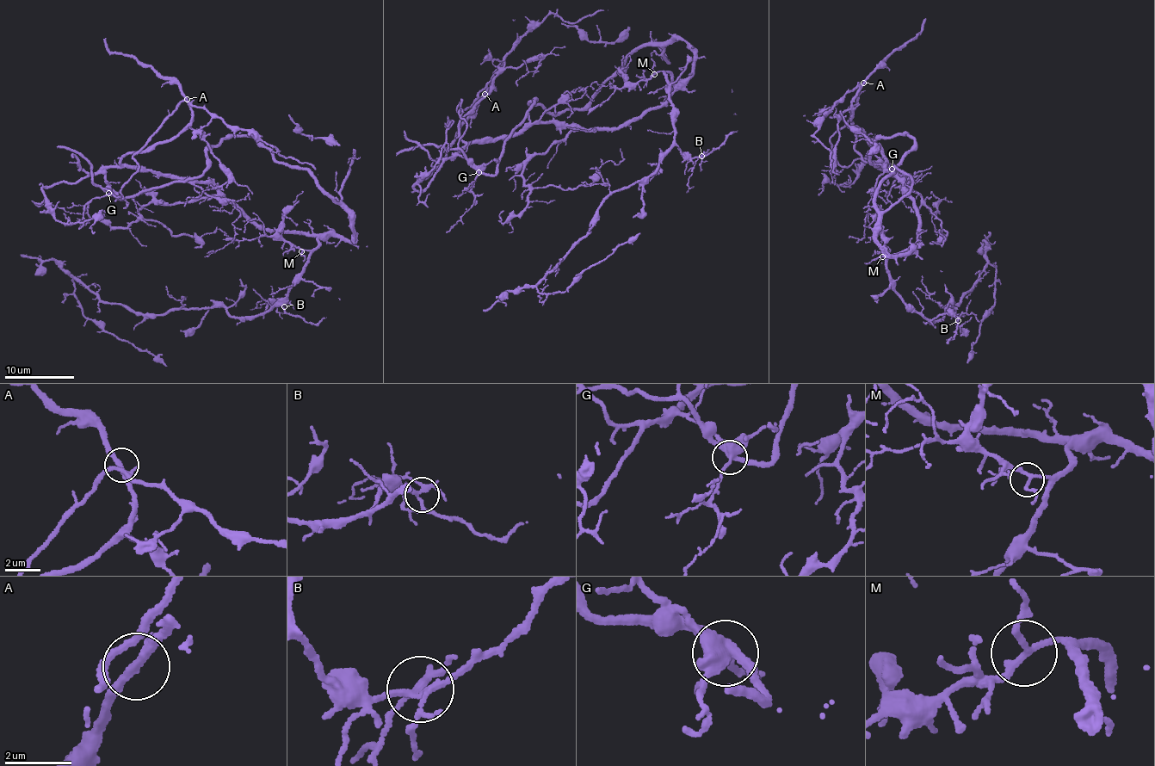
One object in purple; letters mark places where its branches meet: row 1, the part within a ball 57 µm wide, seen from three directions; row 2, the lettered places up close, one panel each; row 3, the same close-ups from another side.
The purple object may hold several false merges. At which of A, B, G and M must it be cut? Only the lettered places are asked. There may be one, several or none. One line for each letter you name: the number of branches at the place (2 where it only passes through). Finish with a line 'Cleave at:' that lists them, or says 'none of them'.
Cleave at: none of them

